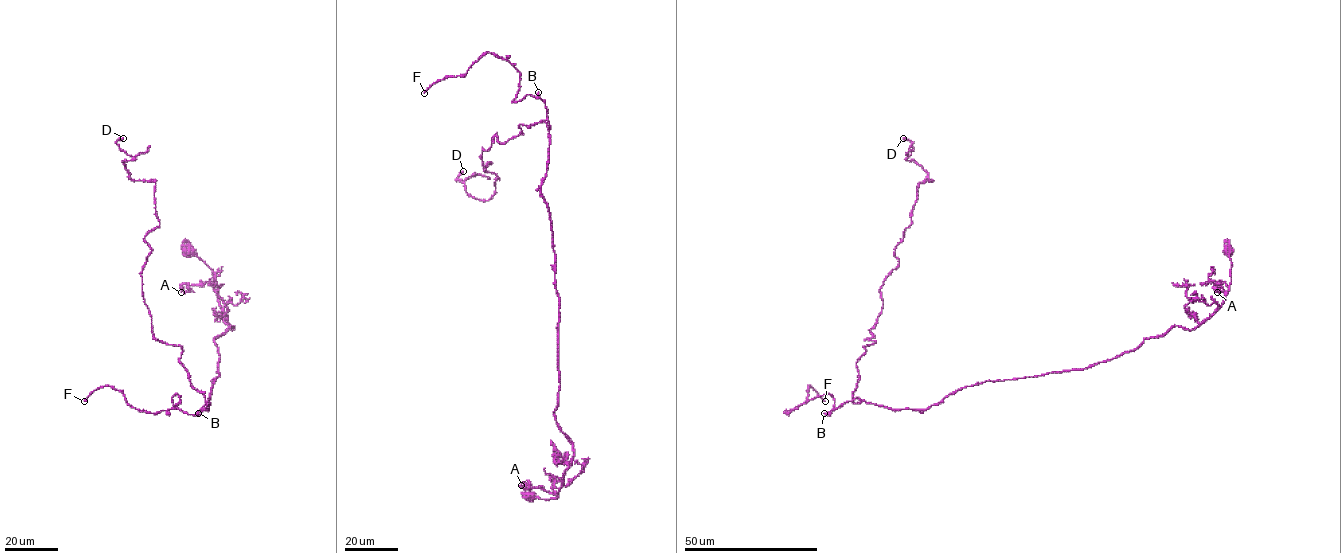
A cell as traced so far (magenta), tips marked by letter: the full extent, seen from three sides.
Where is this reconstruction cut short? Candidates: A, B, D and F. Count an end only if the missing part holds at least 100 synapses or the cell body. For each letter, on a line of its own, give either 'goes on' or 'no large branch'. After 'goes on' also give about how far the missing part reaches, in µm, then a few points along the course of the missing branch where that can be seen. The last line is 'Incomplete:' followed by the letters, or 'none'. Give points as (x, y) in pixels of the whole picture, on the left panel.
A: no large branch
B: no large branch
D: no large branch
F: goes on; missing 60 µm; course (84, 401), (62, 405), (37, 426), (30, 425), (20, 415), (12, 419), (19, 416), (19, 428), (6, 431)
Incomplete: F

